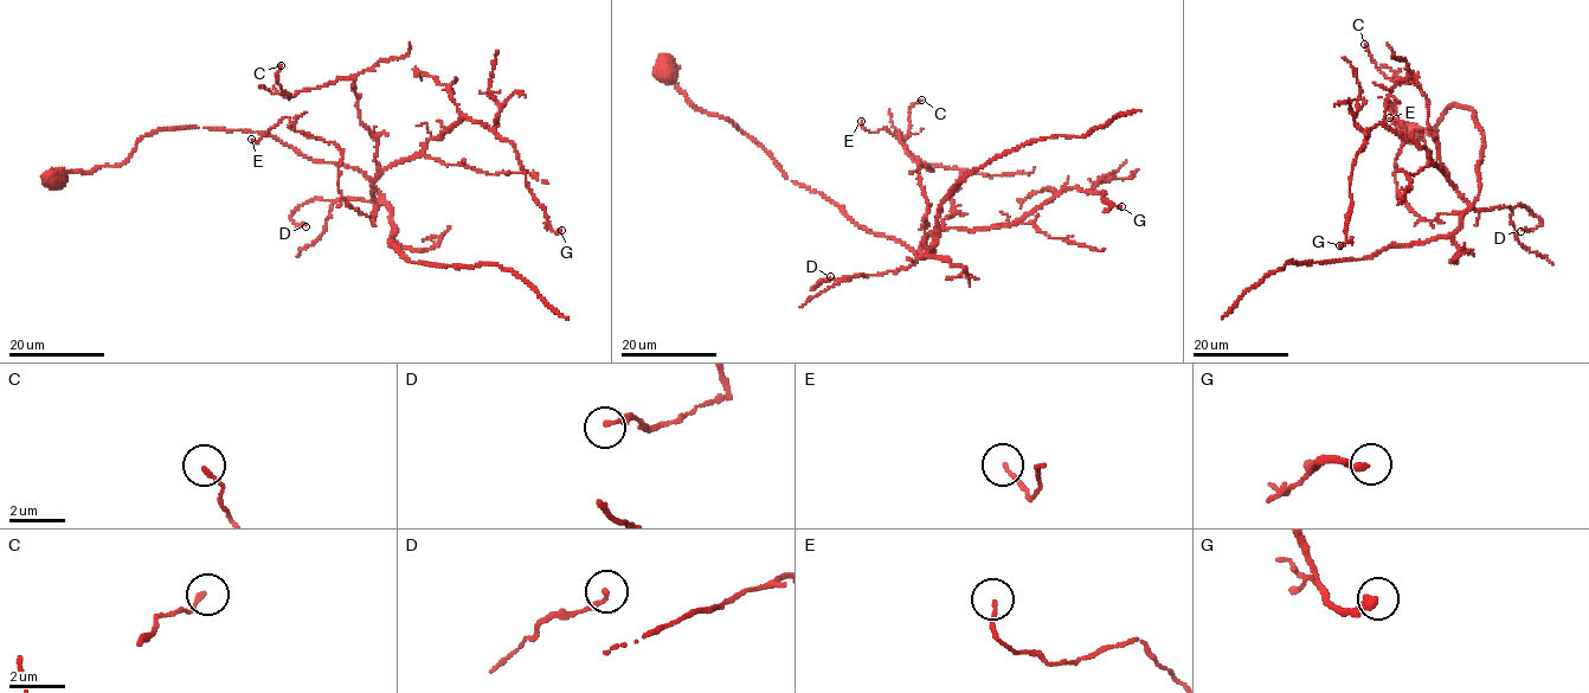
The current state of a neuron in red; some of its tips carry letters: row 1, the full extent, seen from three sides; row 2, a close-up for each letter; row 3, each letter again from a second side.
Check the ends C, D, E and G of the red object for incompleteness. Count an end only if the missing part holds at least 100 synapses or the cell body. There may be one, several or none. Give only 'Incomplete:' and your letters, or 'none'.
Incomplete: none

